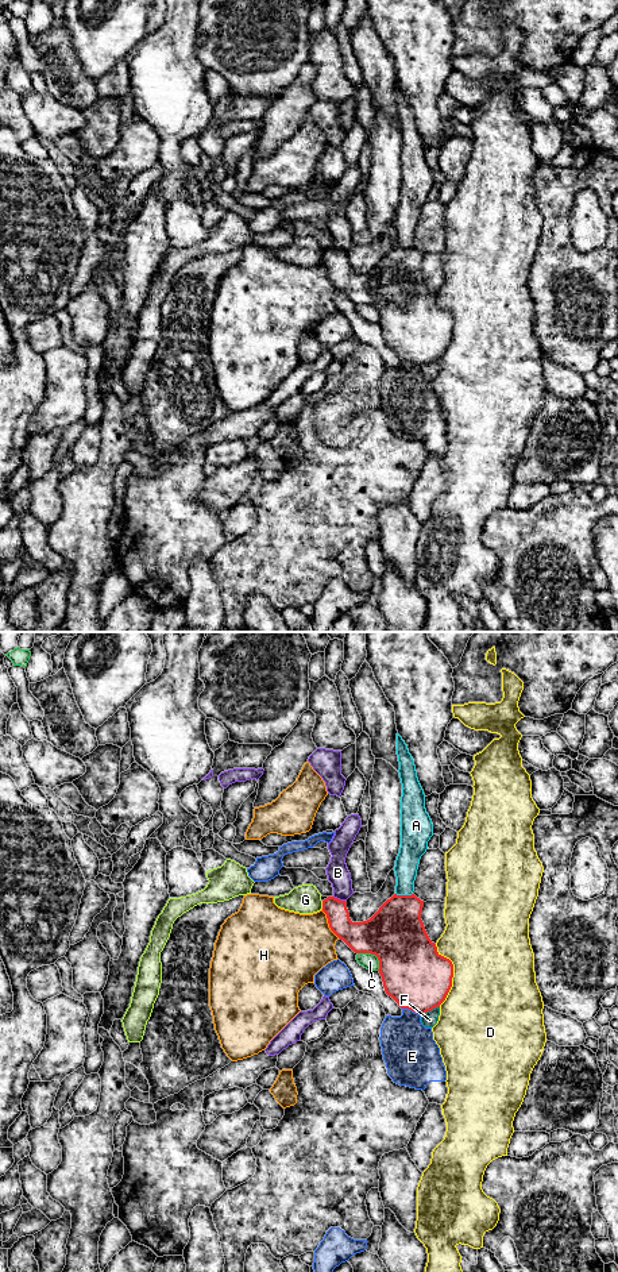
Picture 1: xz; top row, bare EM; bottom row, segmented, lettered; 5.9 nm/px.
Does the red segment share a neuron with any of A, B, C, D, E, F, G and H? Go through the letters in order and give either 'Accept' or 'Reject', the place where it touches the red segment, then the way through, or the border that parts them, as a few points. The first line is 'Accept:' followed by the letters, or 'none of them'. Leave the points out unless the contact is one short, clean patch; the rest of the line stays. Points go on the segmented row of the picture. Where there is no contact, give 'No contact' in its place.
Accept: none of them
A: Reject. Touches red at xz (404, 895)
B: Reject. Touches red at xz (339, 899)
C: Reject. Touches red at xz (373, 954)
D: Reject. Touches red at xz (452, 974)
E: Reject. Touches red at xz (410, 1009)
F: Reject. Touches red at xz (429, 1010)
G: Reject. Touches red at xz (323, 905). Boundary: xz (321, 901), (323, 908)
H: Reject. Touches red at xz (328, 922)

